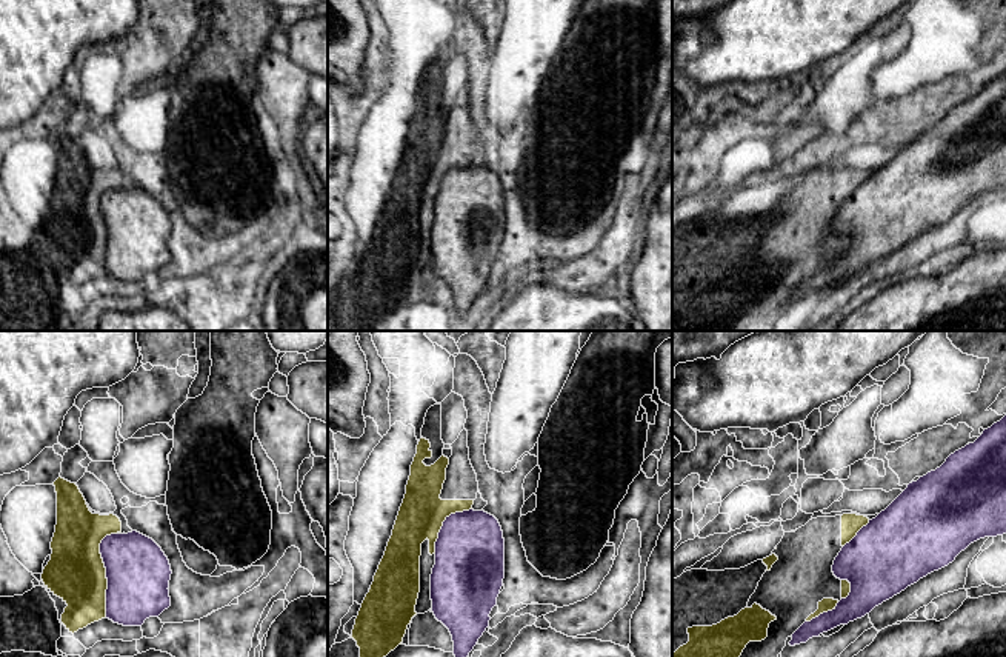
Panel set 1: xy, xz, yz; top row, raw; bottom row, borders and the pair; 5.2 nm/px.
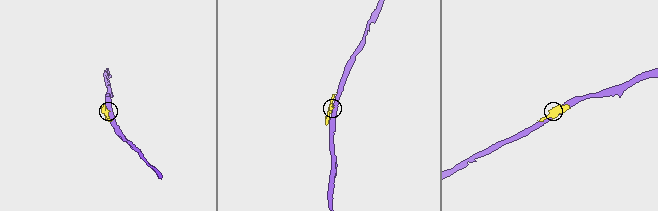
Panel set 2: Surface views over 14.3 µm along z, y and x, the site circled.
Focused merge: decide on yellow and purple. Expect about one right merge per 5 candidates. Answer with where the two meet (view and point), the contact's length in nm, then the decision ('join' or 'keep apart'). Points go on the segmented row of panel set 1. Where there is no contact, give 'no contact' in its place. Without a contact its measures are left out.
xy (105, 571) | 440 nm | keep apart

